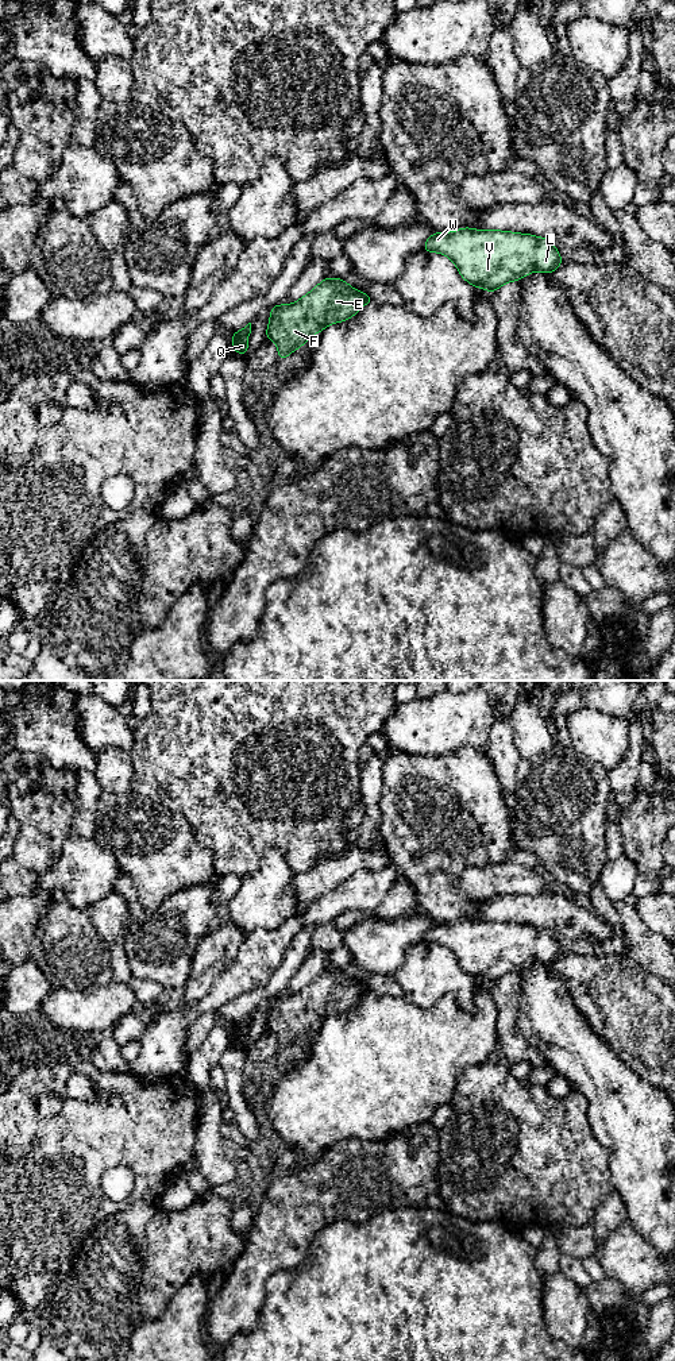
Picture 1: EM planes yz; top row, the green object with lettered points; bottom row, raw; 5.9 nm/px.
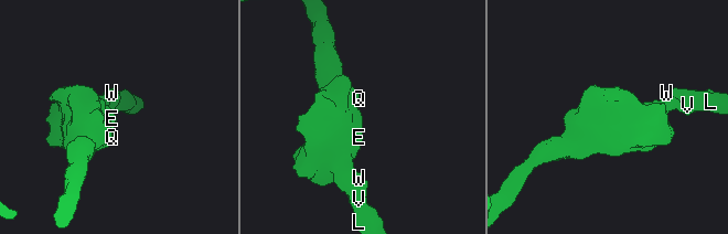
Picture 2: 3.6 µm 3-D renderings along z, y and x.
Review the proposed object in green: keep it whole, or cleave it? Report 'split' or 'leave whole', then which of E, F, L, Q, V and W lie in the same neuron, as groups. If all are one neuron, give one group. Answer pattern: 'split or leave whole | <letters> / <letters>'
leave whole | E F L Q V W

